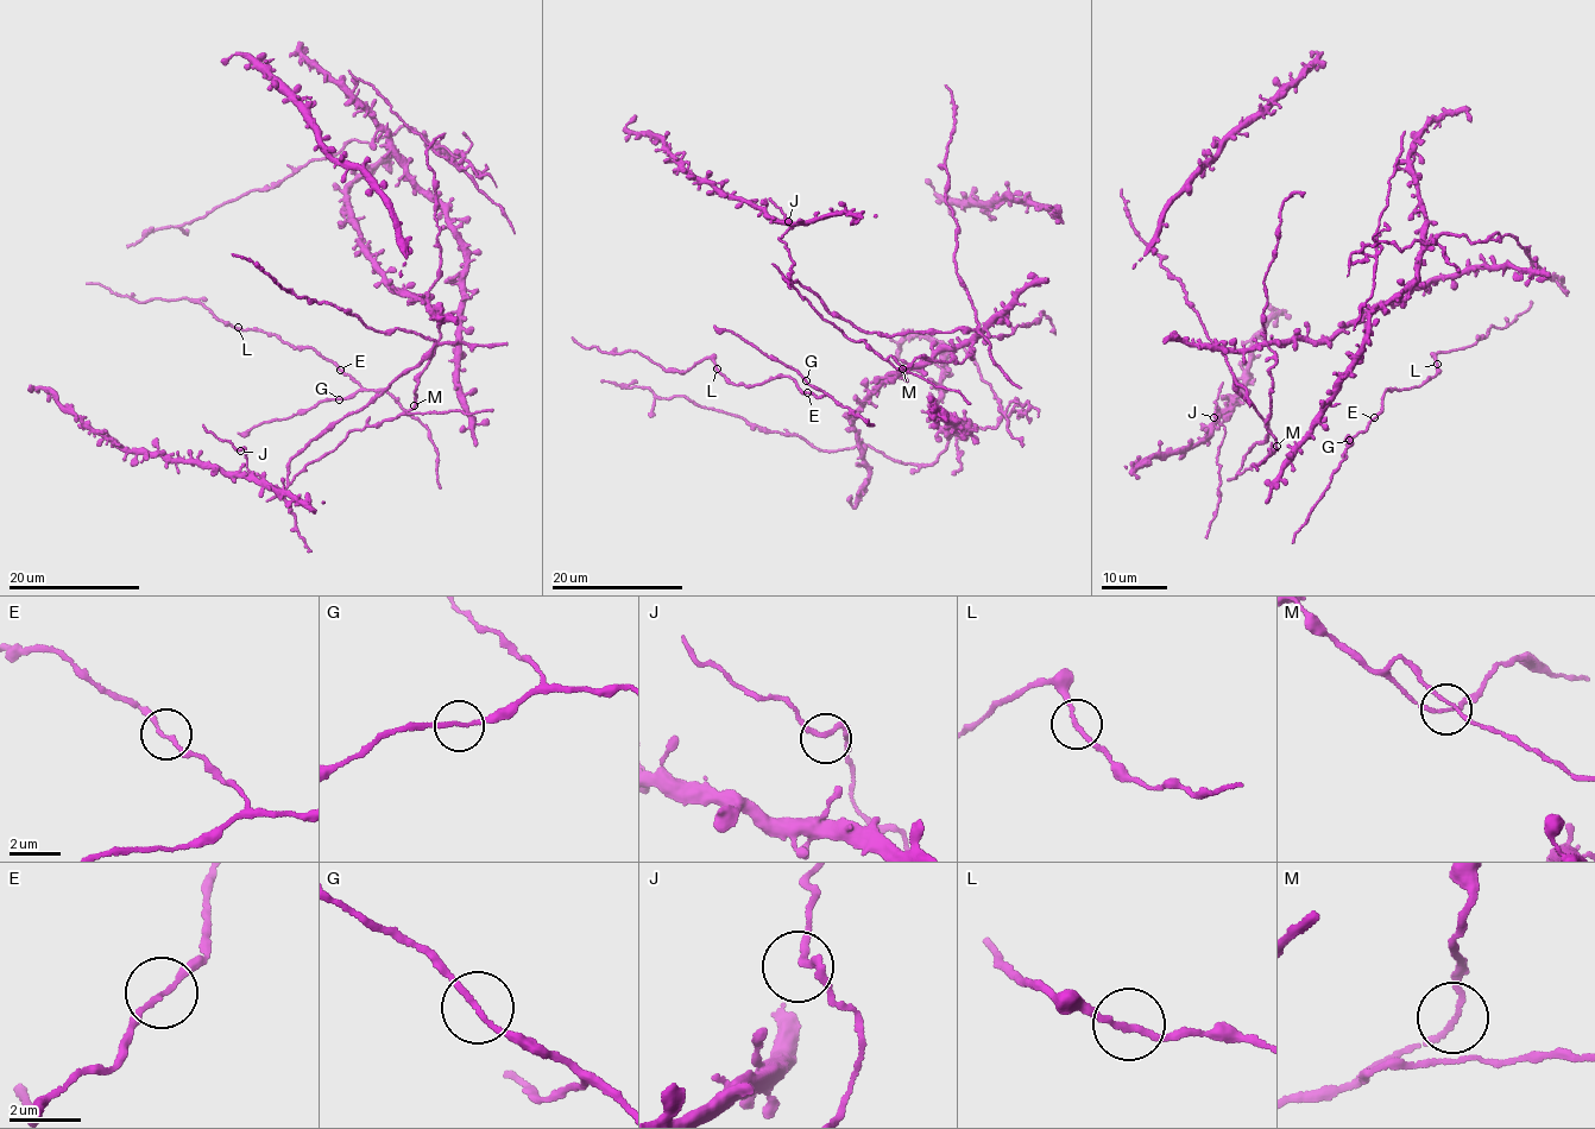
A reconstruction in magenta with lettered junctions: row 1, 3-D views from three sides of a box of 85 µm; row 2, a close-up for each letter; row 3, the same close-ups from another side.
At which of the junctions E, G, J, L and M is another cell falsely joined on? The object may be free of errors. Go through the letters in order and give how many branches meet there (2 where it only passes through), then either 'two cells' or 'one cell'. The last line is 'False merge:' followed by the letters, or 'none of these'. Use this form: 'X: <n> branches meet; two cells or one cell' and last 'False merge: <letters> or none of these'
E: 2 branches meet; one cell
G: 2 branches meet; one cell
J: 2 branches meet; one cell
L: 2 branches meet; one cell
M: 2 branches meet; two cells
False merge: M

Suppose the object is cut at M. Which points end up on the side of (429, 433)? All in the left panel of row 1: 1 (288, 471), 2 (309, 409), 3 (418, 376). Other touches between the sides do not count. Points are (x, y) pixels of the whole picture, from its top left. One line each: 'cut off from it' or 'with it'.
1: cut off from it
2: with it
3: with it

